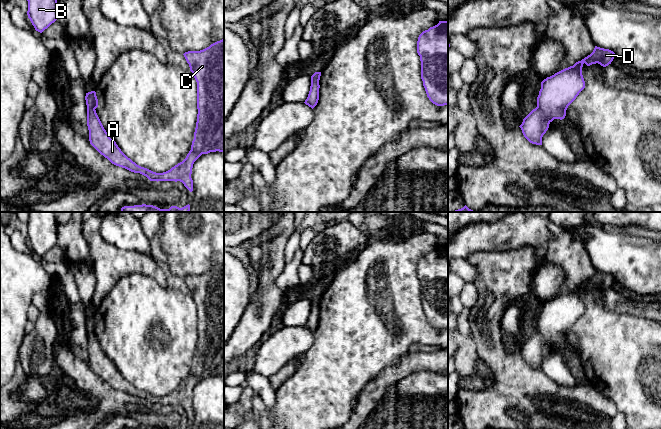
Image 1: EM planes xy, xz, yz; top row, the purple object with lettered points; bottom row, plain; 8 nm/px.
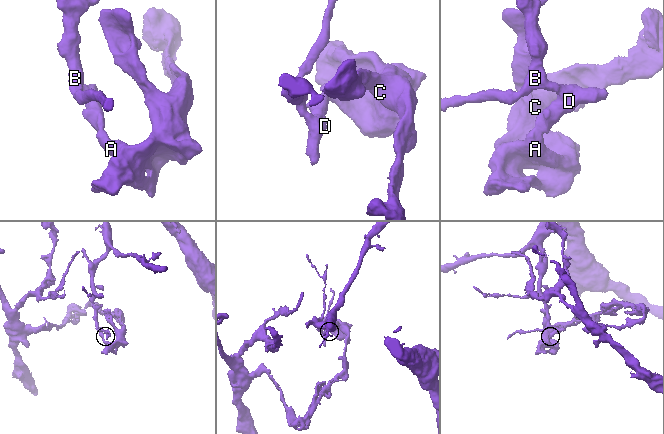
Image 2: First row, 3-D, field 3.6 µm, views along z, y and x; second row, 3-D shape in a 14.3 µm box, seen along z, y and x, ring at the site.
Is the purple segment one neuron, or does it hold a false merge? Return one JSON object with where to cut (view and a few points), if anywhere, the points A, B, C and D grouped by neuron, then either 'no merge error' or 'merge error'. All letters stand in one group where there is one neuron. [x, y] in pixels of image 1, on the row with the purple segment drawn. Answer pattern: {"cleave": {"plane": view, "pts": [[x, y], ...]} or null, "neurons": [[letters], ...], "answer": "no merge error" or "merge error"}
{"cleave": {"plane": "yz", "pts": [[536, 107], [551, 121]]}, "neurons": [["A", "C"], ["B", "D"]], "answer": "merge error"}

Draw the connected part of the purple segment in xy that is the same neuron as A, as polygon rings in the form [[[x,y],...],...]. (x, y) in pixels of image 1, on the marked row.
[[[224,38],[203,50],[188,51],[183,55],[197,82],[198,114],[191,150],[182,162],[166,172],[153,172],[137,165],[121,151],[116,142],[109,137],[109,134],[104,129],[96,110],[87,110],[87,126],[90,144],[112,164],[134,173],[140,173],[146,176],[150,181],[180,181],[192,192],[193,180],[191,174],[194,162],[202,154],[216,151],[224,152]]]

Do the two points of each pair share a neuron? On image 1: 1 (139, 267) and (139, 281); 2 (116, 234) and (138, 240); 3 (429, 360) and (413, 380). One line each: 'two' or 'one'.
1: two
2: one
3: two

